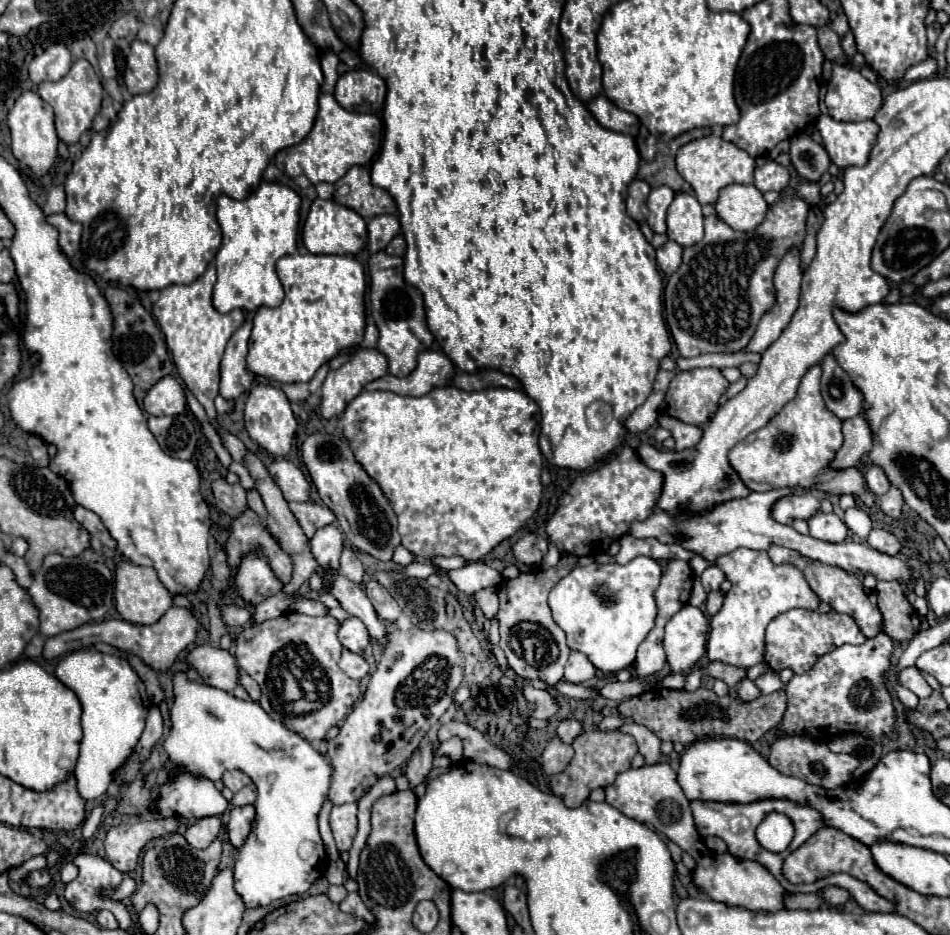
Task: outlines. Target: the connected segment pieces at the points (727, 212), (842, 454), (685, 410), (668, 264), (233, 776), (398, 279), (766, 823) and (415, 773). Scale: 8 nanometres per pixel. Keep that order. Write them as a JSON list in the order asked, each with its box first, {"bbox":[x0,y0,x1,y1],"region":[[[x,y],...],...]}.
[{"bbox":[715,184,767,232],"region":[[[731,184],[719,192],[715,212],[733,230],[751,232],[765,218],[767,202],[753,184]]]},{"bbox":[829,416,871,470],"region":[[[855,416],[843,422],[843,444],[835,452],[835,458],[829,462],[833,470],[845,470],[859,464],[861,456],[865,456],[871,448],[871,432],[865,424],[863,416]]]},{"bbox":[663,368,729,426],"region":[[[693,368],[693,370],[687,370],[687,372],[677,372],[673,376],[667,392],[665,392],[663,408],[673,418],[679,418],[687,424],[703,426],[717,414],[719,400],[727,392],[727,388],[729,388],[729,382],[721,374],[719,368]]]},{"bbox":[657,240,683,276],"region":[[[667,240],[661,248],[657,248],[657,264],[667,276],[679,268],[681,252],[683,252],[683,248],[673,240]]]},{"bbox":[223,770,251,792],"region":[[[227,770],[223,774],[223,784],[231,790],[231,792],[239,792],[245,784],[249,784],[251,778],[245,776],[241,770]]]},{"bbox":[369,252,431,376],"region":[[[377,252],[371,256],[369,260],[369,276],[371,276],[371,288],[369,288],[369,300],[371,300],[371,314],[375,318],[375,324],[379,328],[379,342],[377,348],[387,356],[389,360],[389,374],[393,376],[407,376],[415,366],[417,366],[417,356],[429,348],[431,340],[427,340],[429,336],[429,328],[425,322],[425,308],[423,308],[423,298],[421,294],[411,288],[409,284],[405,284],[403,280],[403,258],[399,256],[389,256],[387,252]]]},{"bbox":[756,814,793,852],"region":[[[769,814],[756,829],[757,841],[765,850],[783,852],[793,840],[793,824],[783,814]]]},{"bbox":[403,744,433,790],"region":[[[421,744],[413,752],[413,756],[407,760],[403,774],[407,776],[411,790],[415,790],[425,780],[427,772],[431,770],[431,762],[433,762],[433,746],[431,744]]]}]

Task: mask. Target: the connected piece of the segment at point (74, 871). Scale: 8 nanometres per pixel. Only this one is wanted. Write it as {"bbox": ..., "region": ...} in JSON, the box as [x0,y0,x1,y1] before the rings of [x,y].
{"bbox":[61,860,79,884],"region":[[[69,860],[69,862],[65,862],[63,866],[61,866],[61,880],[67,884],[67,882],[71,882],[71,880],[75,880],[77,878],[77,874],[79,874],[79,868]]]}

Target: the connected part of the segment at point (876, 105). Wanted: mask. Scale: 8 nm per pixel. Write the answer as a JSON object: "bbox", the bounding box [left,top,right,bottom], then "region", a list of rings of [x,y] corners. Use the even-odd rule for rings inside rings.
{"bbox":[825,64,881,122],"region":[[[832,64],[833,76],[827,84],[825,104],[829,116],[839,122],[869,120],[881,108],[881,90],[852,65]]]}

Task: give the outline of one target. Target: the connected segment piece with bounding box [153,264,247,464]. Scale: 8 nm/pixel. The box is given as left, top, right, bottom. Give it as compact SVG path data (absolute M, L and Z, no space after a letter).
M209 264L205 274L199 276L193 284L189 284L189 286L173 284L169 288L163 288L157 304L153 306L153 316L157 318L157 322L165 334L167 348L171 350L175 368L177 368L179 376L183 378L185 386L203 404L211 426L221 436L221 442L229 450L233 460L245 464L245 456L247 456L245 444L235 434L227 432L225 428L221 428L217 424L217 418L215 418L217 412L213 406L213 400L219 394L219 364L221 364L225 344L229 342L233 332L245 322L245 314L241 310L233 310L229 314L219 314L211 304L213 286L215 286L215 268L213 268L213 264Z

